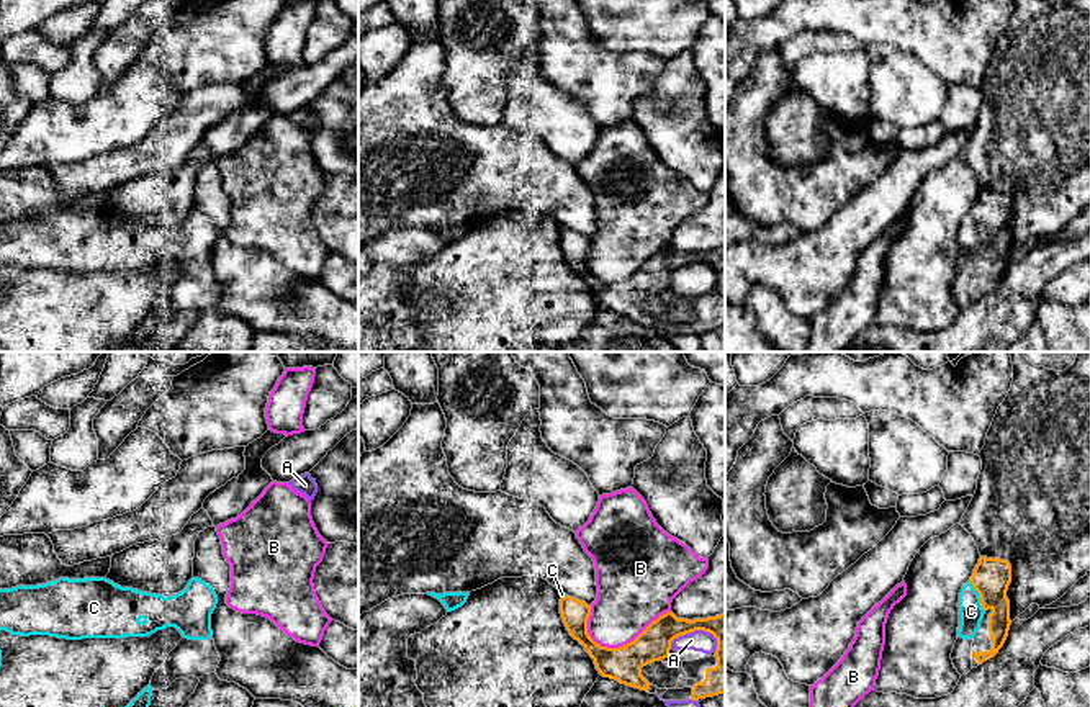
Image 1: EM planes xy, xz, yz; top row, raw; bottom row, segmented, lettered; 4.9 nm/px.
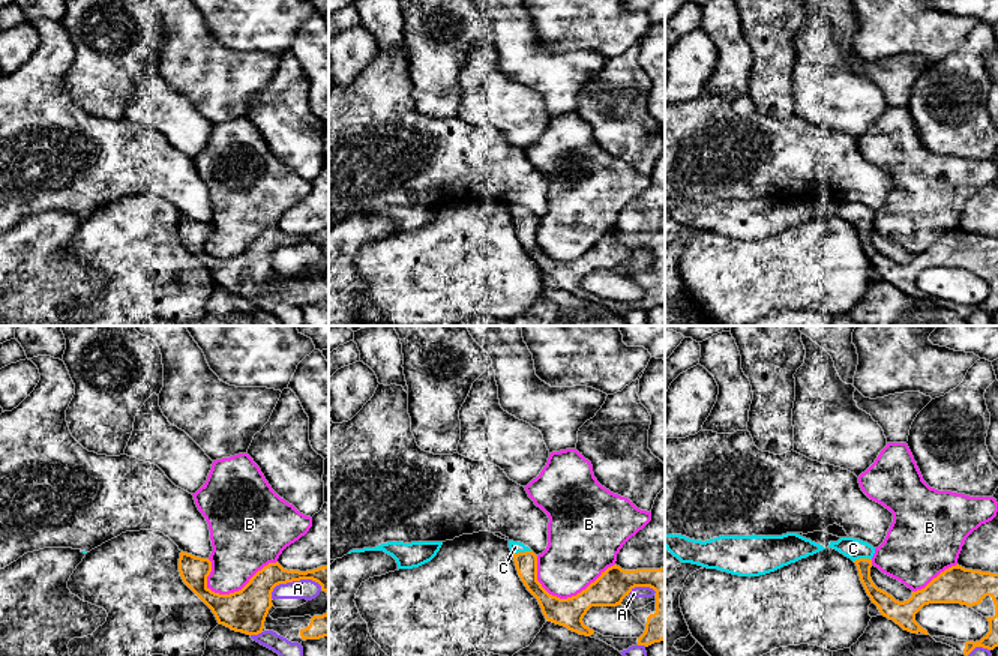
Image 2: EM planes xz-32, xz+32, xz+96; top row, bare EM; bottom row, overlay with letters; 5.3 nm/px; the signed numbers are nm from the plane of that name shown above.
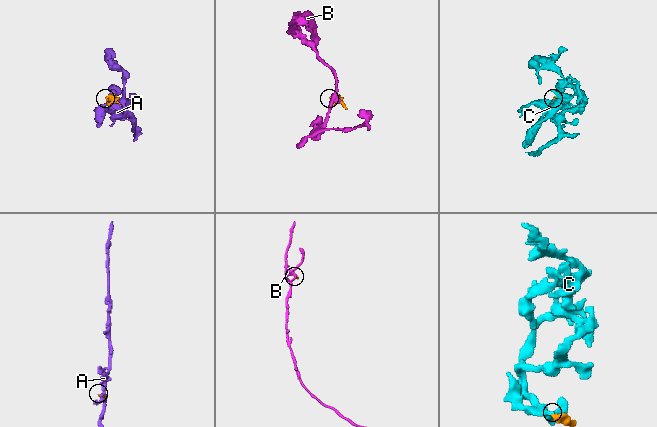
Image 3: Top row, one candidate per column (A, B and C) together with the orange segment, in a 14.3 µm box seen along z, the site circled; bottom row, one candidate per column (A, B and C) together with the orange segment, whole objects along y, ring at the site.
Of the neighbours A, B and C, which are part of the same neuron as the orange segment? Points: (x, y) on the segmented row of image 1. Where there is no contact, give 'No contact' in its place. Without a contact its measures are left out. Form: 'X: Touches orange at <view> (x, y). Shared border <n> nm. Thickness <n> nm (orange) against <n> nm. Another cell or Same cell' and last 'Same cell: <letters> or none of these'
A: Touches orange at xz (691, 630). Shared border 240 nm. Thickness 170 nm (orange) against 110 nm. Another cell
B: Touches orange at xz (627, 643). Shared border 440 nm. Thickness 170 nm (orange) against 340 nm. Another cell
C: Touches orange at yz (979, 596). Shared border 180 nm. Thickness 190 nm (orange) against 120 nm. Same cell
Same cell: C

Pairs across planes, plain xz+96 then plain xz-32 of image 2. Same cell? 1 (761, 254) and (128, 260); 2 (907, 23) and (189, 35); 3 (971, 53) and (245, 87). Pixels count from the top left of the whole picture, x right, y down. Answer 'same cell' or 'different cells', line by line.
1: same cell
2: different cells
3: different cells

